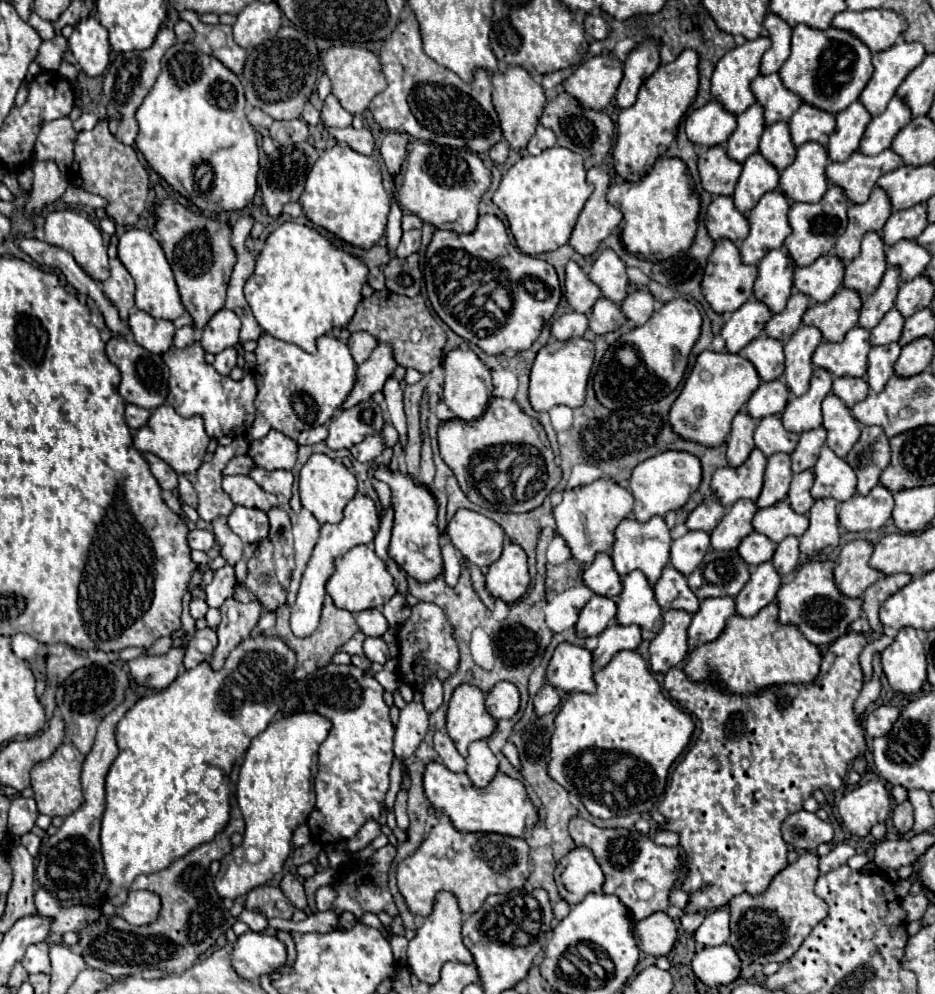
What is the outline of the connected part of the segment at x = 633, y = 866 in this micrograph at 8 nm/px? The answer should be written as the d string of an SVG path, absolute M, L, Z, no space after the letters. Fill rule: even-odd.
M584 818L570 820L570 836L576 846L586 846L596 856L606 882L604 894L616 894L624 906L630 910L632 920L640 922L658 910L670 908L670 892L682 878L682 858L676 846L660 846L648 834L638 832L636 828L598 828ZM636 888L644 888L644 896L638 896Z

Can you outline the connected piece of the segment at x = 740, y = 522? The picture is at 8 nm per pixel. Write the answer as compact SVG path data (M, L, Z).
M738 500L730 506L722 522L712 530L712 548L714 550L734 550L738 548L740 540L748 536L752 528L752 518L756 516L758 508L752 500Z

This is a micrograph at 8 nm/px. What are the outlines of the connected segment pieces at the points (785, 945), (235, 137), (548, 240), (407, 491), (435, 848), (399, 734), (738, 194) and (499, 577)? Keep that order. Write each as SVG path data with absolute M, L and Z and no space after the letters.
M804 852L794 864L780 870L770 886L760 896L738 894L730 900L730 944L742 962L786 962L812 932L812 928L828 914L828 904L814 894L814 884L820 876L818 856Z
M176 42L162 58L162 72L152 88L152 92L144 98L142 106L136 112L136 120L140 124L140 132L136 138L136 148L144 154L146 162L150 164L150 168L162 178L166 180L180 196L186 196L196 208L206 210L206 212L240 212L244 210L248 204L252 204L252 198L258 190L256 186L256 174L258 174L258 144L256 144L256 132L252 128L252 124L246 120L246 98L244 98L244 86L240 82L240 76L236 76L232 70L228 70L216 56L204 54L200 52L192 42Z
M554 146L538 156L522 156L506 172L492 200L506 214L518 248L528 256L536 256L556 250L570 240L576 218L590 194L592 184L586 180L582 156L568 148Z
M376 470L376 478L386 482L392 488L392 506L394 506L394 528L392 528L392 540L388 546L388 556L414 580L428 582L436 580L444 572L442 554L440 554L440 532L436 522L436 500L428 492L428 488L416 484L408 474L402 472L390 472Z
M440 816L438 824L426 836L416 854L398 864L398 888L406 898L408 908L424 918L432 914L434 898L440 890L454 892L460 910L464 914L472 914L482 906L488 896L508 894L510 890L524 886L530 874L528 850L530 846L522 838L482 832L466 834L456 830L448 816Z
M410 702L406 708L400 712L400 722L396 726L396 736L394 736L394 752L396 756L408 758L418 744L424 740L428 732L428 712L422 702Z
M754 152L744 162L744 170L734 192L734 204L740 212L748 212L766 192L778 188L778 182L780 172L772 164L768 164L768 160L764 160L760 152Z
M506 542L502 556L490 564L486 574L486 588L494 598L502 598L508 604L520 600L530 584L526 552L516 542Z

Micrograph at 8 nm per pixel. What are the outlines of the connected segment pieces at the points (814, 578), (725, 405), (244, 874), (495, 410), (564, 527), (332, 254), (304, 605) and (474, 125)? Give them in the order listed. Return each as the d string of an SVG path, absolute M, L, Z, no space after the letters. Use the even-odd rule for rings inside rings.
M812 560L796 568L792 580L784 582L778 590L776 602L780 606L780 624L796 624L802 634L812 644L830 644L836 638L844 636L850 628L850 624L860 616L862 612L862 598L848 598L844 596L834 582L834 566L832 560Z
M706 350L698 356L678 400L670 410L670 424L676 434L704 446L720 446L732 428L732 418L750 400L760 386L760 376L754 364L742 354Z
M292 712L292 716L278 714L270 726L252 740L236 784L238 806L246 822L244 842L220 860L224 862L218 872L222 878L214 880L220 898L234 900L248 890L270 882L274 874L282 870L284 860L292 852L290 840L294 828L302 824L314 808L314 778L318 772L314 754L318 754L330 728L332 722L324 720L318 712Z
M492 398L484 416L478 420L466 422L460 418L440 422L438 426L438 446L444 462L452 468L454 476L460 482L462 492L482 510L496 510L496 512L530 512L538 508L544 498L552 492L552 488L560 482L562 470L554 462L554 452L546 438L542 424L528 416L516 400Z
M600 478L596 482L566 488L562 502L554 508L556 518L556 532L566 540L572 550L572 556L580 564L590 564L598 552L610 552L612 540L616 540L614 530L620 520L630 516L634 510L634 496L630 490L622 488L618 482Z
M284 222L268 236L264 250L256 258L256 270L244 286L244 294L254 312L254 318L264 332L284 342L292 342L312 354L316 352L318 336L324 336L334 328L344 328L352 320L362 300L362 286L366 284L366 278L368 266L362 262L362 258L334 246L330 238L326 238L314 228L308 228L306 224Z
M356 494L348 506L344 508L344 520L338 524L324 524L320 530L320 540L314 546L312 558L302 574L302 584L296 596L296 602L292 604L292 616L290 616L290 626L292 632L298 638L310 636L316 628L318 628L318 620L320 620L320 610L322 610L322 602L324 602L324 586L328 582L328 578L334 572L334 560L344 556L350 548L354 548L356 544L370 544L378 532L380 526L380 514L378 508L374 504L372 498L364 496L364 494Z
M412 10L402 12L402 20L396 30L384 40L380 52L382 72L388 88L380 92L368 106L374 120L392 132L404 132L412 138L446 144L452 148L470 148L472 152L488 152L502 140L496 110L492 106L492 84L484 70L474 74L470 84L462 82L456 74L438 66L422 50L418 20Z

